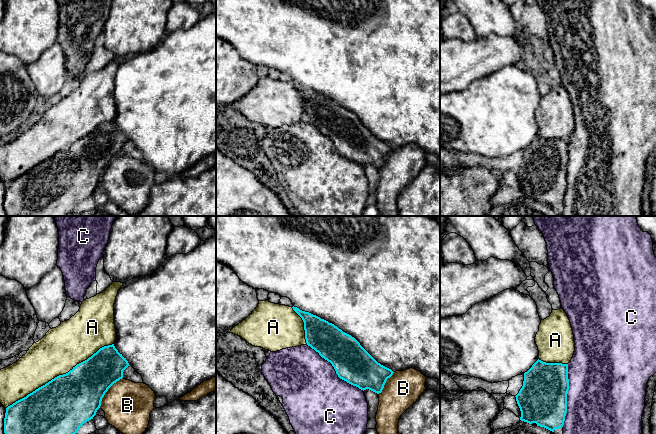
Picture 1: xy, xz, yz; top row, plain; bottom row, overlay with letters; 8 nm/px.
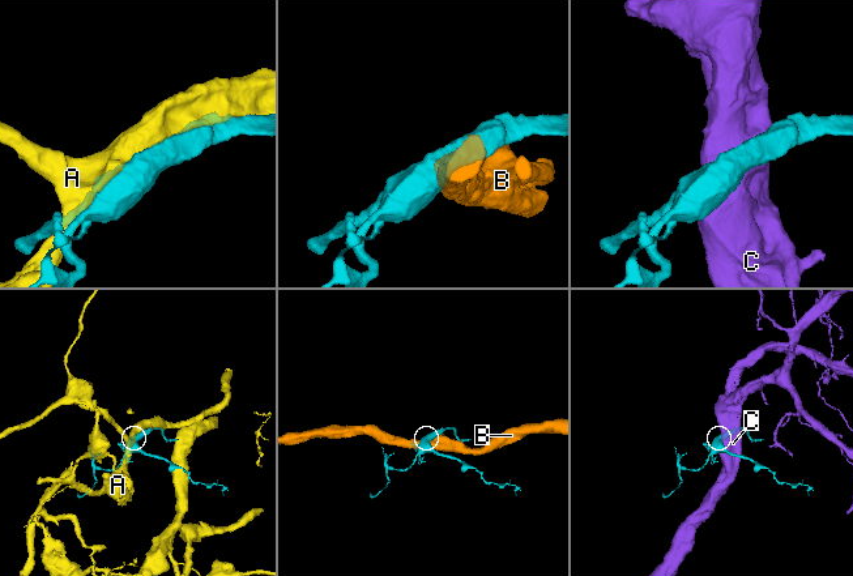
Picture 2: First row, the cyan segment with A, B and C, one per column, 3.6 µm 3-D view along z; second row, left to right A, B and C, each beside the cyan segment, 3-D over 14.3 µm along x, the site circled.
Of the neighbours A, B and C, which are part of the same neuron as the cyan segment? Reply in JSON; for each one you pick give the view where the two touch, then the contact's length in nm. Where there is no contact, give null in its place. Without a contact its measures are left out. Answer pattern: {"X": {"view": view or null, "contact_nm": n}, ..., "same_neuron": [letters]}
{"A": {"view": "xy", "contact_nm": 1000}, "same_neuron": ["A"]}

